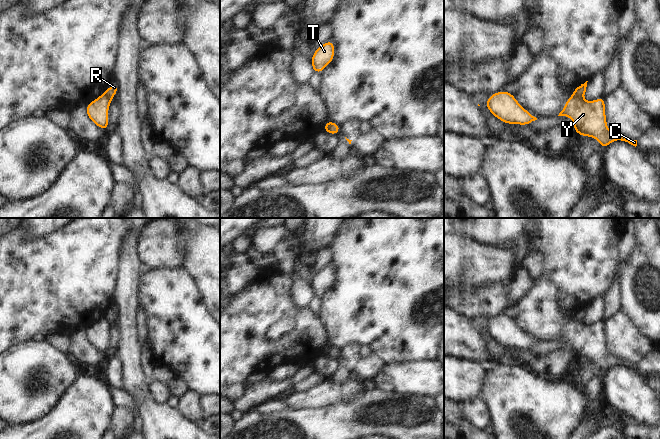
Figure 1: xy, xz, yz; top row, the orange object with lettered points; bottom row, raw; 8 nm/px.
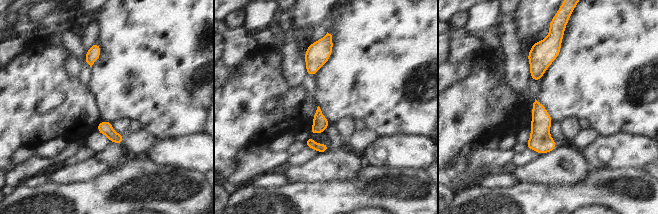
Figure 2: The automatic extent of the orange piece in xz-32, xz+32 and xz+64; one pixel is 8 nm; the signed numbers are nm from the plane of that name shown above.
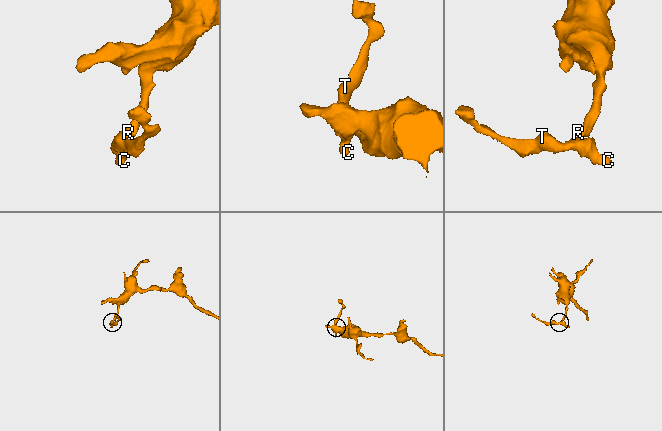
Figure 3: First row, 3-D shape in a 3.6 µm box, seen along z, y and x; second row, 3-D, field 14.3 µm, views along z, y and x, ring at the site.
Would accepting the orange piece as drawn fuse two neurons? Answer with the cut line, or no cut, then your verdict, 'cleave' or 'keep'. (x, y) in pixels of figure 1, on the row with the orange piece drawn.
yz (572, 94), (582, 98) | cleave

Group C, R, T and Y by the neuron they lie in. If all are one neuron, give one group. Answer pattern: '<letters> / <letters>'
C T Y / R

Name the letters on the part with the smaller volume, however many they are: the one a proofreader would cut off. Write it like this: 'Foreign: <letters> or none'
Foreign: C, T, Y

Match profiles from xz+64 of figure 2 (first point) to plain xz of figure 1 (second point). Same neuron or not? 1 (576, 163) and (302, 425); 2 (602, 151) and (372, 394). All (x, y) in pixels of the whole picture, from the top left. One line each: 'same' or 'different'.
1: different
2: different

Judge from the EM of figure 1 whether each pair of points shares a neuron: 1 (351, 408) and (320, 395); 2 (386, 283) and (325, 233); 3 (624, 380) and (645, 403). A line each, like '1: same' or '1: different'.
1: different
2: different
3: same

